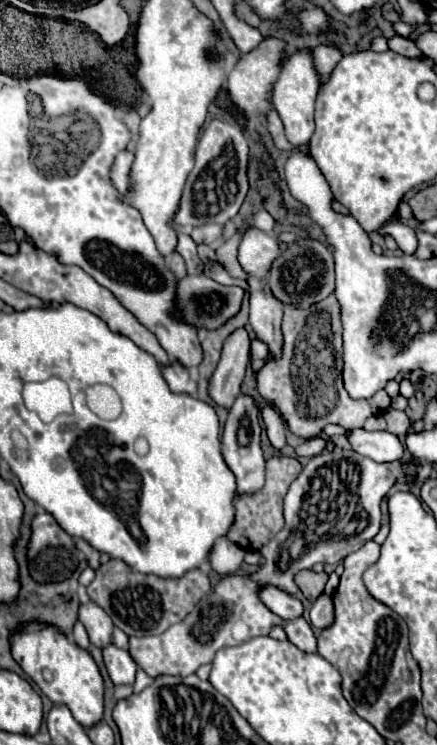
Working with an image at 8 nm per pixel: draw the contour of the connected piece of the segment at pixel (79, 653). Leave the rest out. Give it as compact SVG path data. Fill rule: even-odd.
M29 623L23 627L23 633L11 639L11 653L21 669L51 699L51 703L69 707L73 717L85 729L97 725L103 719L103 679L89 651L79 649L65 635L59 635L55 627L35 627L35 631L31 631Z

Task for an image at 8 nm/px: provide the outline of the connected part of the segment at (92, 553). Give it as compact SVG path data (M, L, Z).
M75 539L75 547L85 553L89 567L93 567L93 569L99 567L99 551L95 551L95 549L93 549L89 543L85 543L83 539Z

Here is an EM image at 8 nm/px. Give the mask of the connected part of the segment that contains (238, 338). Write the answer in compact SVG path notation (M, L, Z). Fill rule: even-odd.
M237 329L223 345L221 361L209 379L207 395L219 407L231 407L235 395L241 391L245 371L249 365L249 335L245 329Z

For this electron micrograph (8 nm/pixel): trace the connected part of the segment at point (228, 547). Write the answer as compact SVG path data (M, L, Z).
M223 537L215 543L209 563L219 575L229 575L229 573L239 571L241 563L243 563L243 555L245 555L245 551L241 547L235 547L235 543L231 543L227 537Z

